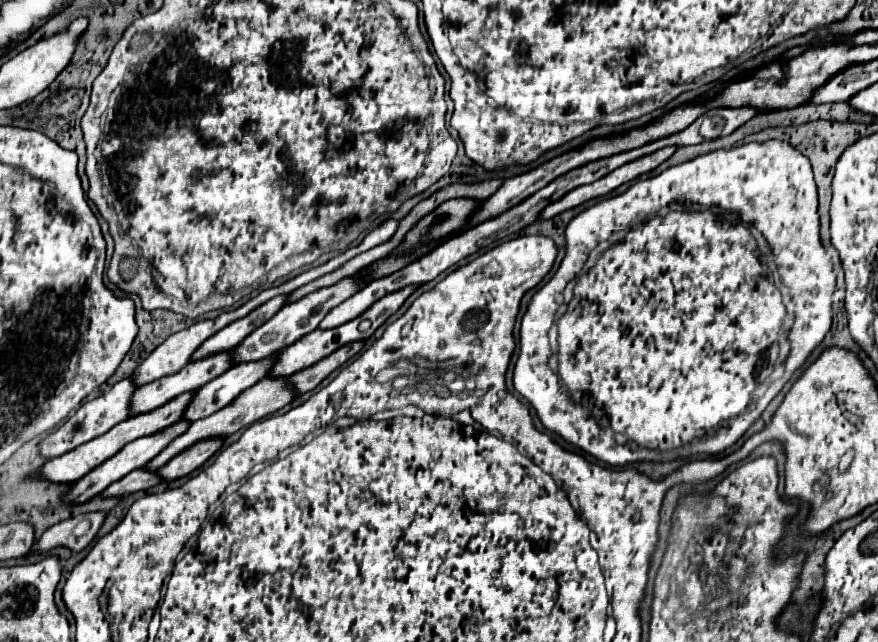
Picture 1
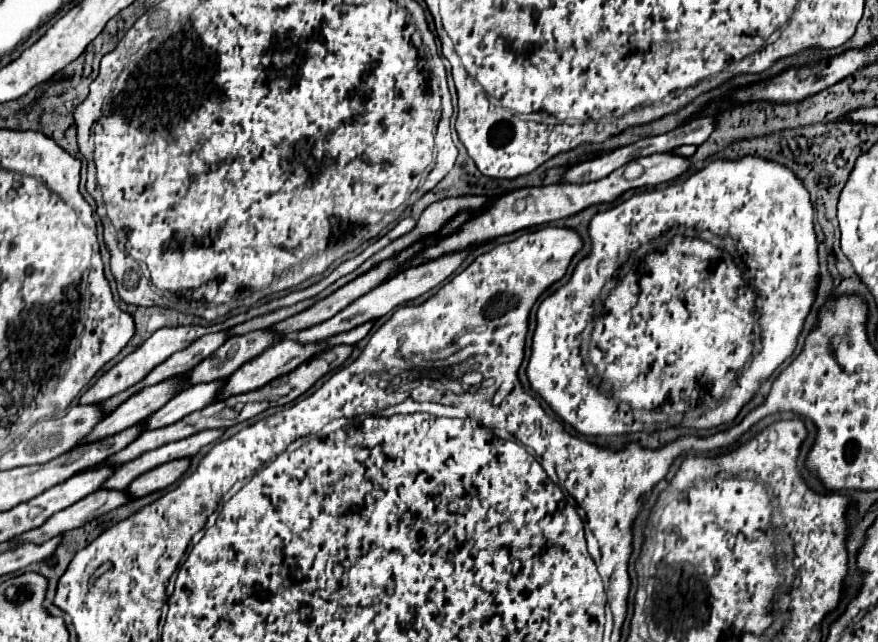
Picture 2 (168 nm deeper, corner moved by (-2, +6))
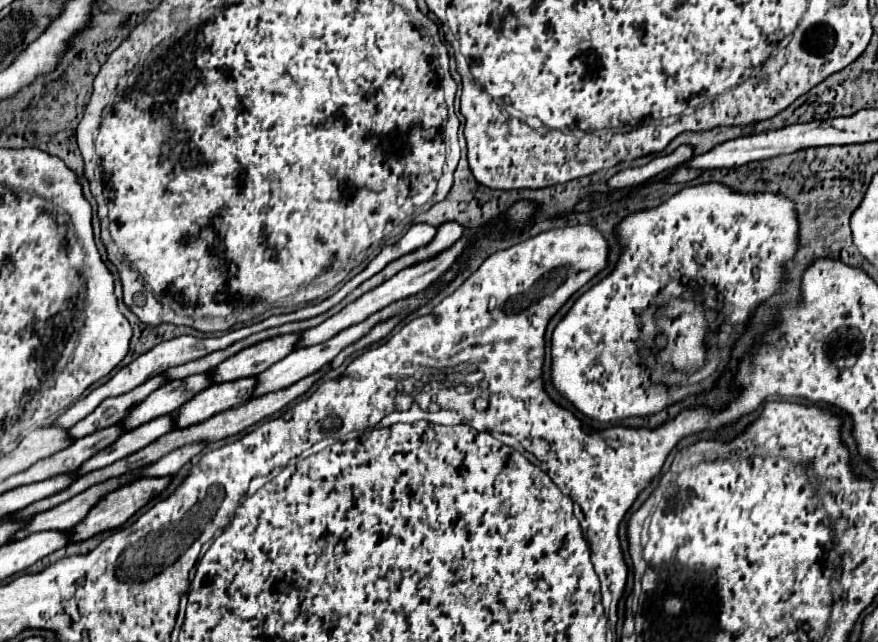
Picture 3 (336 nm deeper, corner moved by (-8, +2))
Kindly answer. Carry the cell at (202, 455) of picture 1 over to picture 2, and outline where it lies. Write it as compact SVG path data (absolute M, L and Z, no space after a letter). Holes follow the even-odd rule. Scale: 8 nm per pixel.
M179 458L179 460L171 460L167 464L161 464L159 468L153 468L149 472L141 474L139 478L135 478L127 490L131 492L131 498L139 498L139 496L151 494L155 490L163 490L163 488L171 486L173 482L177 482L189 470L189 464L191 464L189 458L183 458L183 460Z

